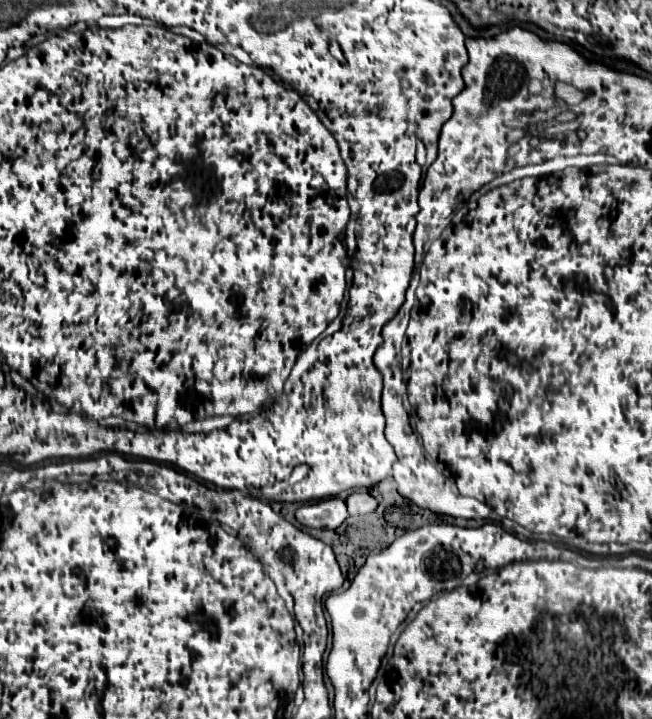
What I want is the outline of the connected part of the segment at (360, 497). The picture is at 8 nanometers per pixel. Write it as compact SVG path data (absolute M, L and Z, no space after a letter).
M356 491L346 499L346 505L348 505L350 515L366 515L376 509L378 501L366 491Z

